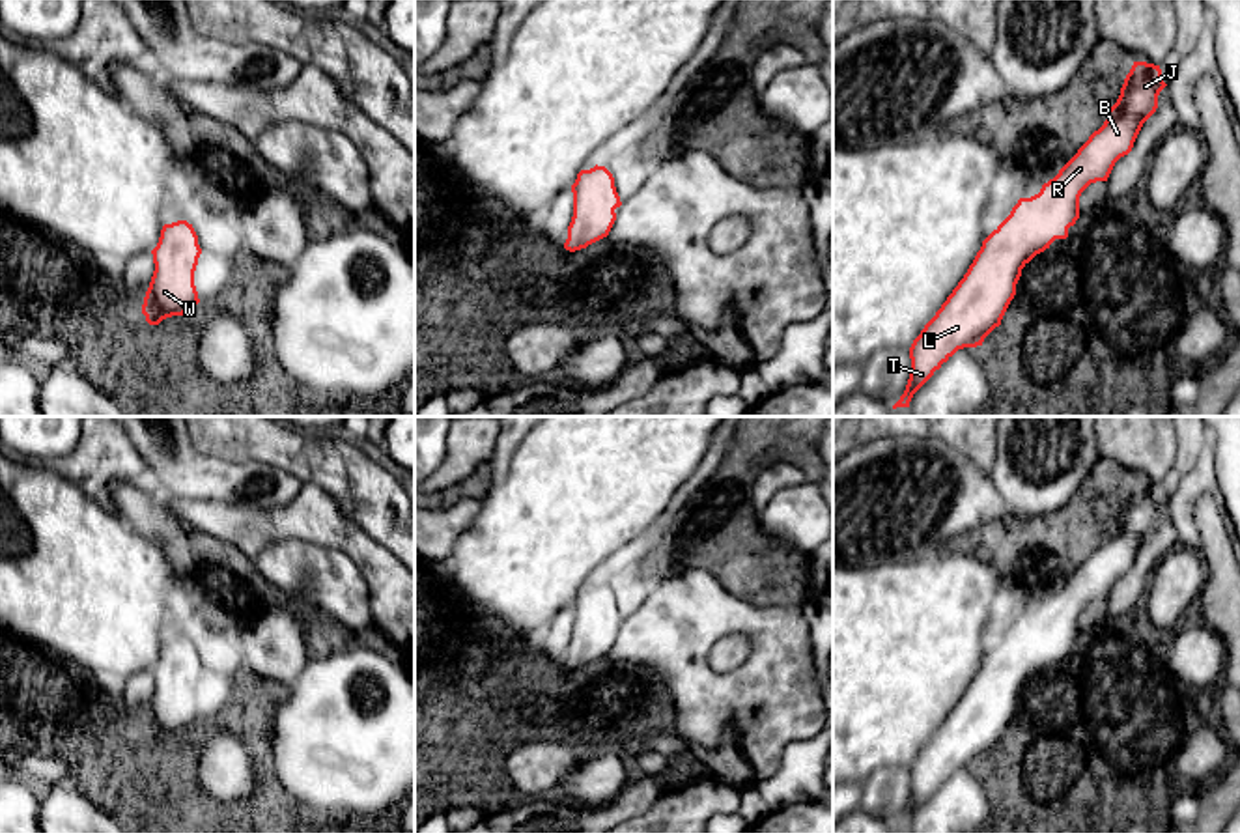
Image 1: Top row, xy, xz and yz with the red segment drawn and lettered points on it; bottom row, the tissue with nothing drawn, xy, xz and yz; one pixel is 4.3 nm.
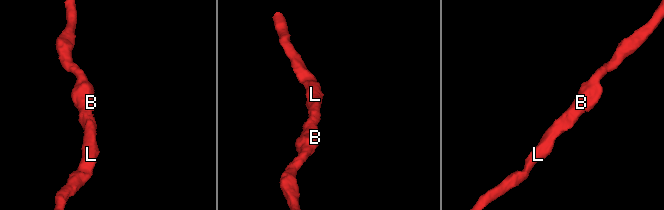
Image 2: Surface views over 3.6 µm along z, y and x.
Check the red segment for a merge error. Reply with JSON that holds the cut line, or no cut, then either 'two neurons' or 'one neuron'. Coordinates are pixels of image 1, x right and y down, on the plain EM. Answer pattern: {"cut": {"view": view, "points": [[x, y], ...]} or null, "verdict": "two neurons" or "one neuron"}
{"cut": null, "verdict": "one neuron"}

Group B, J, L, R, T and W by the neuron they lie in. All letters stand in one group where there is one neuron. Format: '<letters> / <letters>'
B J L R T W

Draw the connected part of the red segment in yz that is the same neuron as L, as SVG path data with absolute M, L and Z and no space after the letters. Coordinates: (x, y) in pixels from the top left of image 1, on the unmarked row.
M1134 480L1104 544L1038 613L1018 618L1010 633L982 659L964 697L913 758L909 798L893 827L909 826L913 812L943 781L958 768L982 764L1001 743L1022 687L1055 657L1068 656L1068 646L1079 637L1081 611L1091 601L1107 600L1115 581L1132 570L1165 504L1160 484Z

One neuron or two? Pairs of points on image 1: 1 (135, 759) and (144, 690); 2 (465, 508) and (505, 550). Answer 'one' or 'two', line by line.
1: one
2: two

